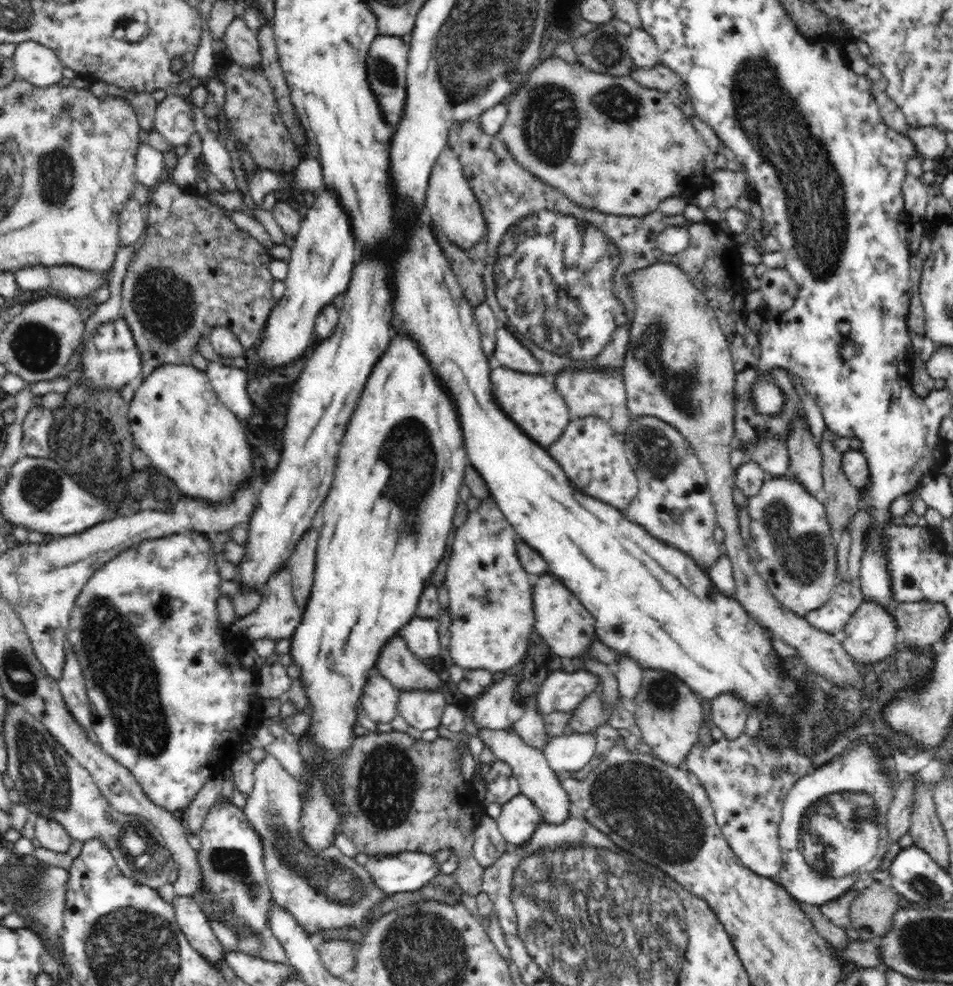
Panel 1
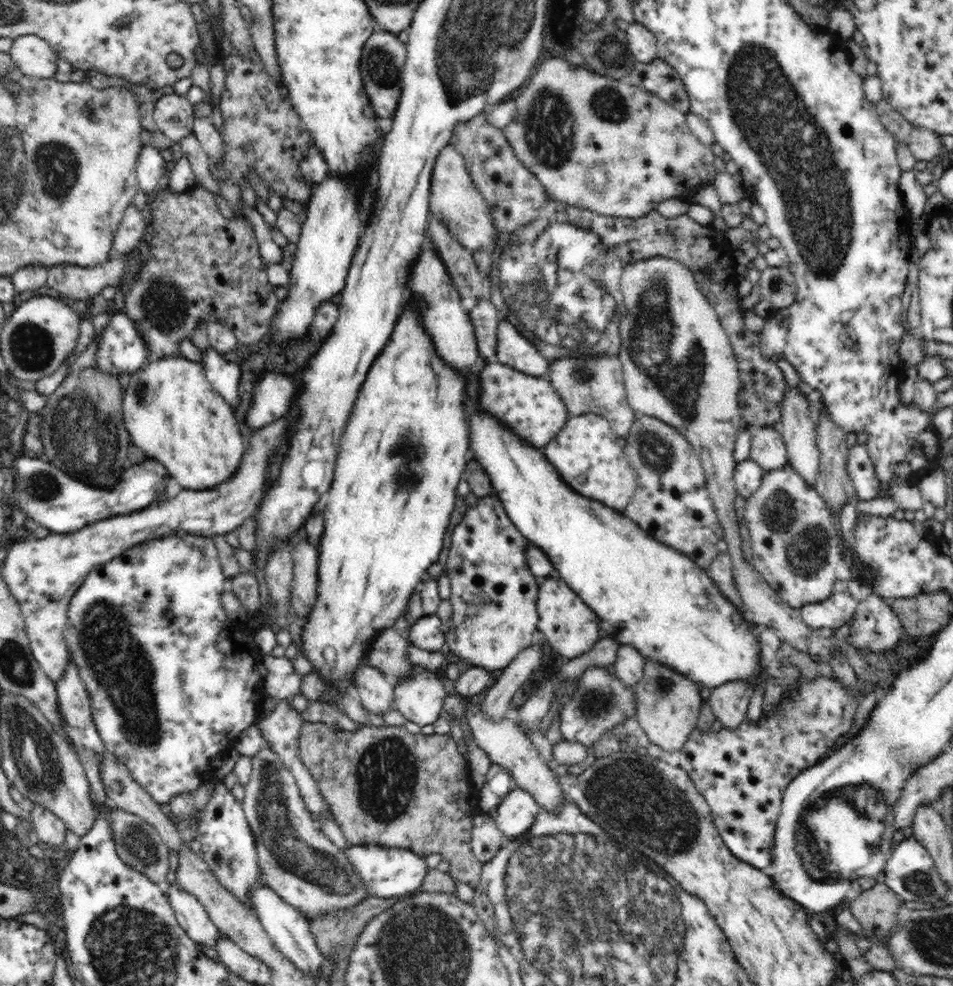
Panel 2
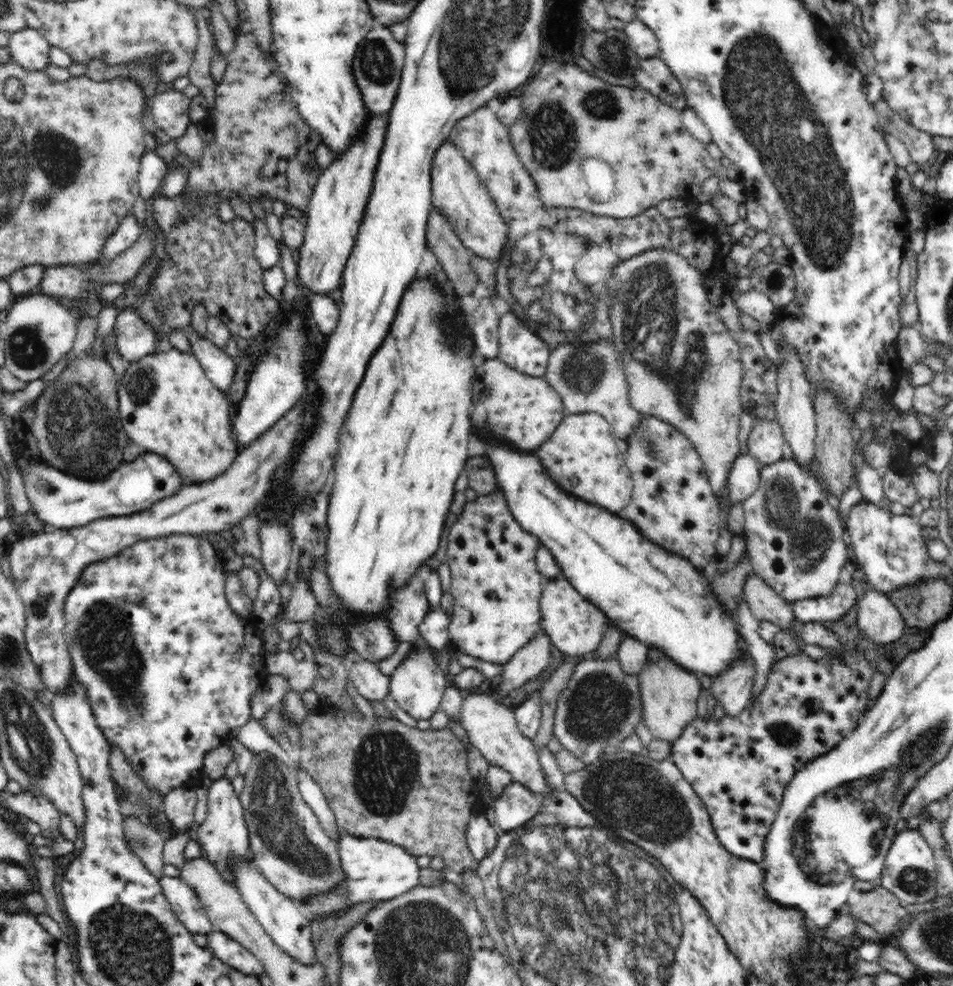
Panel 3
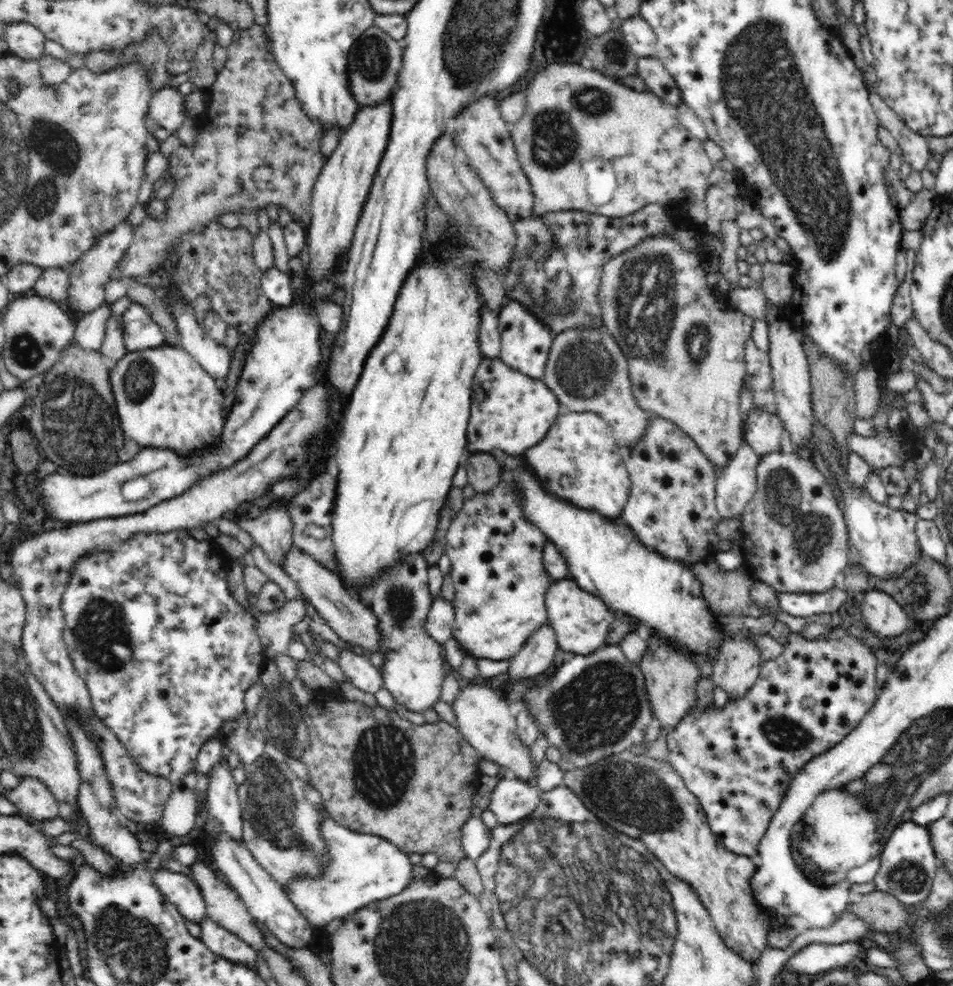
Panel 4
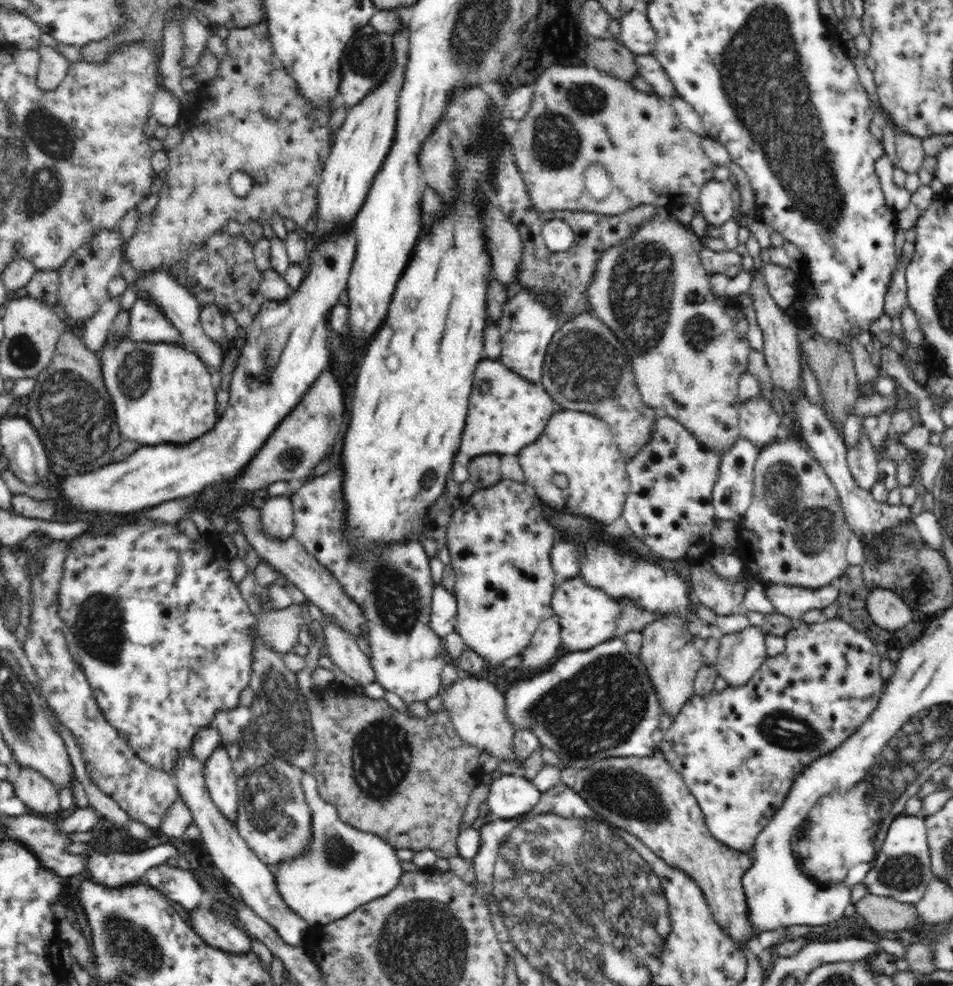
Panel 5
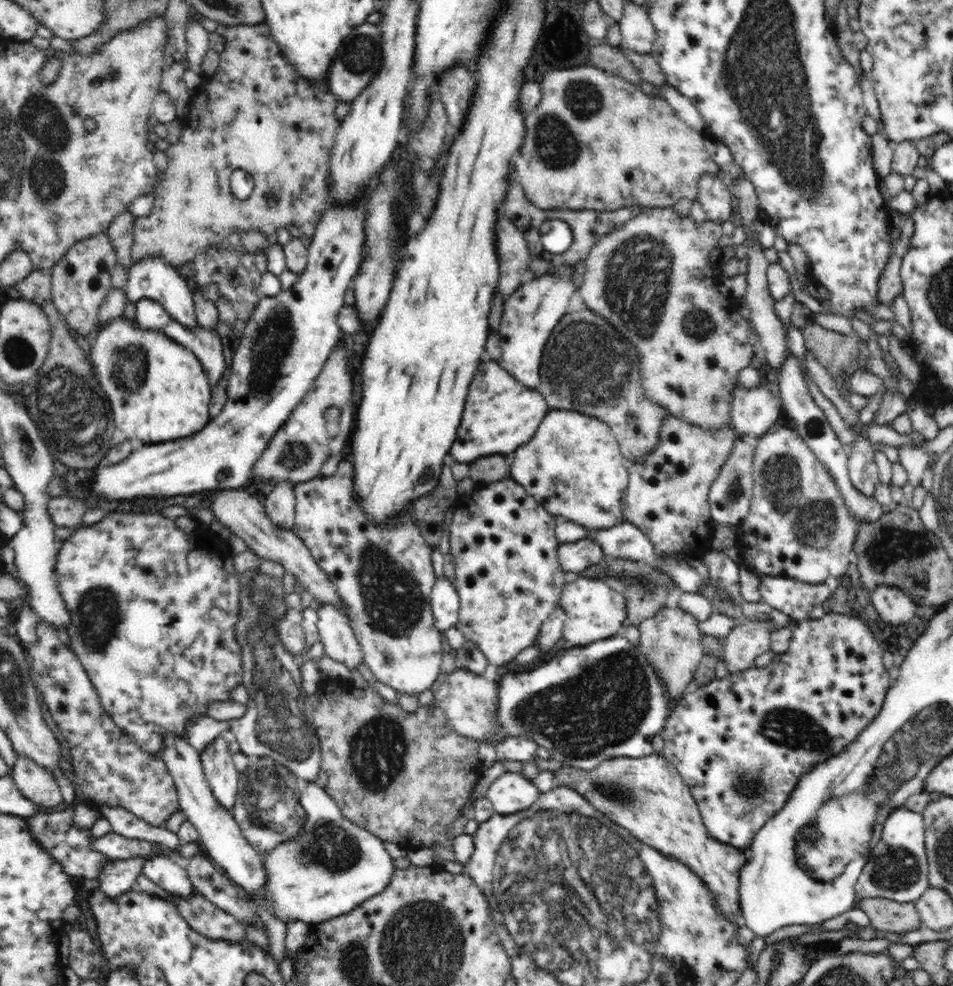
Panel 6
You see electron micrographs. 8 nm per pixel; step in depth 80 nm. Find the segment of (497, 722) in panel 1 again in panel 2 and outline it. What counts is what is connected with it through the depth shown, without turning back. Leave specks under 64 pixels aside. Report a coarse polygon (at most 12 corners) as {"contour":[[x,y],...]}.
{"contour":[[535,642],[524,648],[480,702],[492,720],[505,718],[514,693],[540,666]]}

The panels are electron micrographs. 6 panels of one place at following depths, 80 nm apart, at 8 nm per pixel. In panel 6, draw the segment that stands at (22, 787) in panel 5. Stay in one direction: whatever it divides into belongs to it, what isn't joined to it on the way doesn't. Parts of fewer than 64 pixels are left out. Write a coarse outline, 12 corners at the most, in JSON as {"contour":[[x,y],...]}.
{"contour":[[19,756],[12,772],[16,788],[34,804],[63,802],[54,775]]}

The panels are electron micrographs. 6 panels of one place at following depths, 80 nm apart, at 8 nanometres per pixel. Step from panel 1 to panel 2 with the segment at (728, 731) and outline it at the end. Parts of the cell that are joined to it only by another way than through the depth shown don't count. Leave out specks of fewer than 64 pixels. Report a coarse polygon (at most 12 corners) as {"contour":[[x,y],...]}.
{"contour":[[726,682],[709,698],[724,728],[746,720],[752,684]]}

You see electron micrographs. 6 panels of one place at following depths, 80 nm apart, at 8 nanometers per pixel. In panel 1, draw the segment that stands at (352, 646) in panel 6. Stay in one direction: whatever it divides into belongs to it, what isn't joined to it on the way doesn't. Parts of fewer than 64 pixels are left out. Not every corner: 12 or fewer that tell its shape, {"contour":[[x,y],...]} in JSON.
{"contour":[[376,670],[370,672],[359,704],[377,724],[399,714],[400,691]]}

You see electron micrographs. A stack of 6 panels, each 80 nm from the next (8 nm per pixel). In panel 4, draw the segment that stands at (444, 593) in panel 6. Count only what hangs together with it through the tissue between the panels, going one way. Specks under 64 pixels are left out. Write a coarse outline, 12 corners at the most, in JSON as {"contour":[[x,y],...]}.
{"contour":[[438,594],[424,629],[443,645],[452,636],[453,603]]}

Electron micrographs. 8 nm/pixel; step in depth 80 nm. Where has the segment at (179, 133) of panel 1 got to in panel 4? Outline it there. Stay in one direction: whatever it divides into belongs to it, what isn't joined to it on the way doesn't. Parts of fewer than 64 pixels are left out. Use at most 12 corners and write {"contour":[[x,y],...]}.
{"contour":[[174,87],[152,94],[149,120],[176,134],[186,118],[184,95]]}

